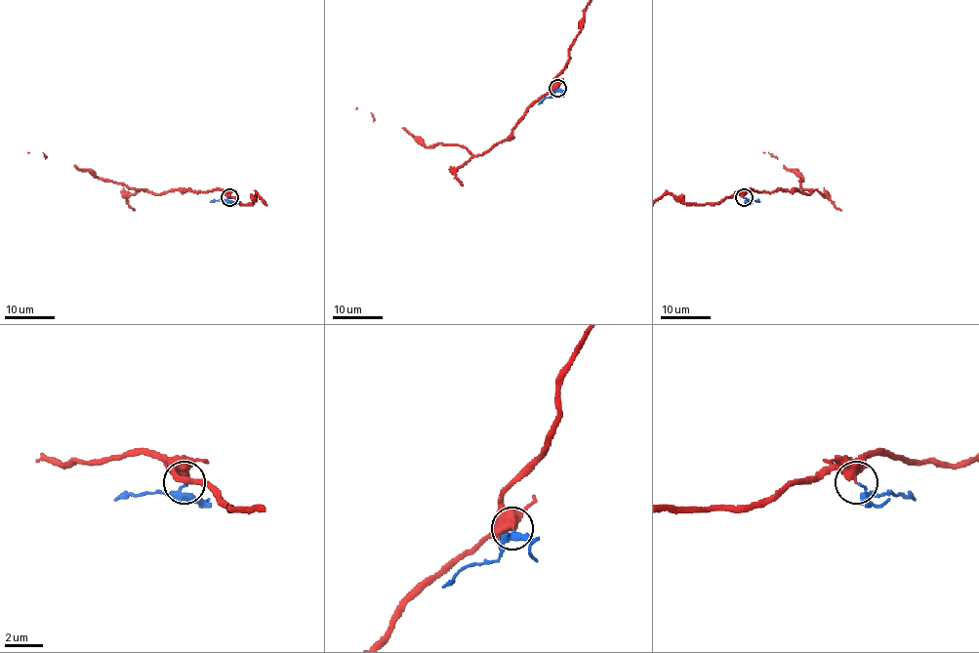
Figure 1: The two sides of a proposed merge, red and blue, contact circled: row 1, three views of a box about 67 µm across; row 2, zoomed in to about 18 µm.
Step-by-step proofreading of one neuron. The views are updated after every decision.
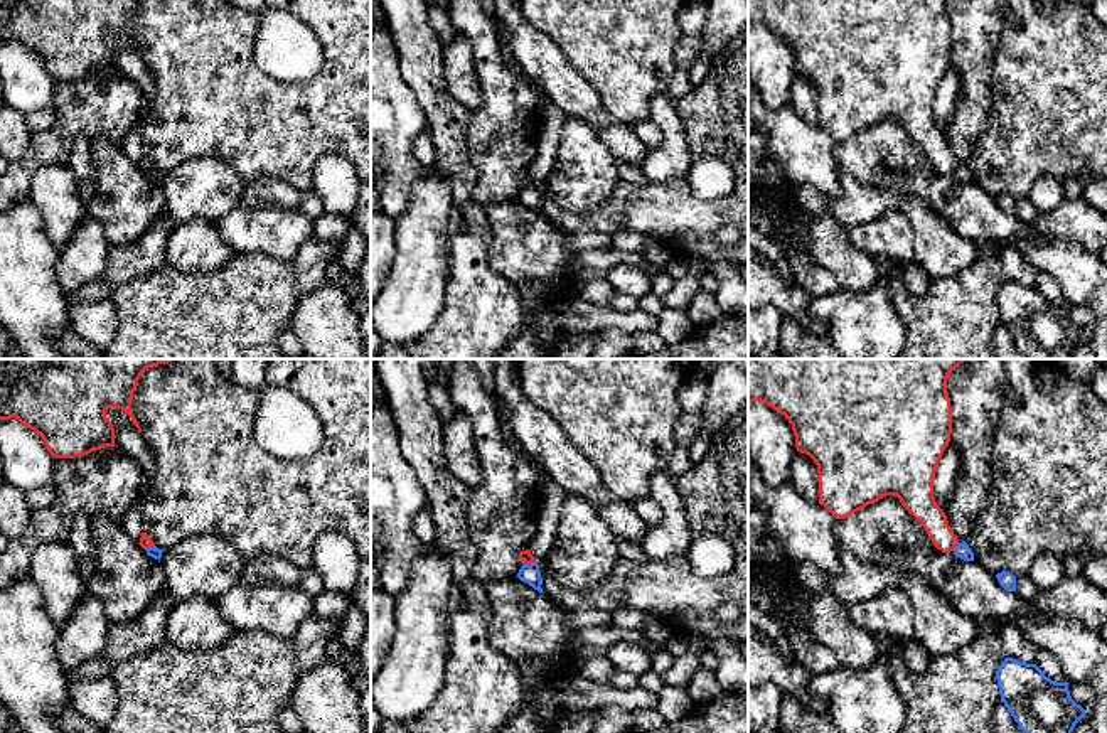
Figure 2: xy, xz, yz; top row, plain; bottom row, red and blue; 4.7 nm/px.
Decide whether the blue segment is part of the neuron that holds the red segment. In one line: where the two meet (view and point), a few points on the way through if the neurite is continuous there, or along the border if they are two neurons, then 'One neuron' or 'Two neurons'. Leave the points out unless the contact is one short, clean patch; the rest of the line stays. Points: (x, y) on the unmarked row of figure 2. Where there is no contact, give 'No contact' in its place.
Touches red at xz (529, 186). Boundary: xz (536, 184), (523, 187). Two neurons

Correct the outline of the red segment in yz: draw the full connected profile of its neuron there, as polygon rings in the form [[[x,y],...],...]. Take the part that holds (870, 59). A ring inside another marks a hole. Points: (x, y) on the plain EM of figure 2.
[[[748,0],[748,27],[753,24],[789,42],[797,74],[817,88],[819,126],[836,142],[896,118],[937,172],[955,172],[959,162],[933,120],[937,88],[952,56],[947,0]]]

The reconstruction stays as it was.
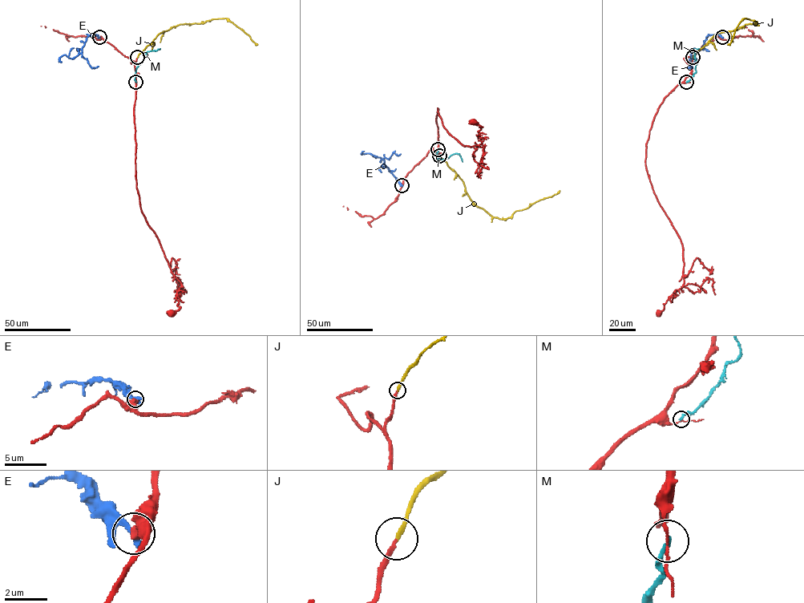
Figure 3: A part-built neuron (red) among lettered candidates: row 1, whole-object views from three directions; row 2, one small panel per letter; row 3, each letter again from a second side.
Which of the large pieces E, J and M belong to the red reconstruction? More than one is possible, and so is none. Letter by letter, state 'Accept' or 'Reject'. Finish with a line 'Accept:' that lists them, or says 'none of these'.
E: Reject
J: Accept
M: Reject
Accept: J

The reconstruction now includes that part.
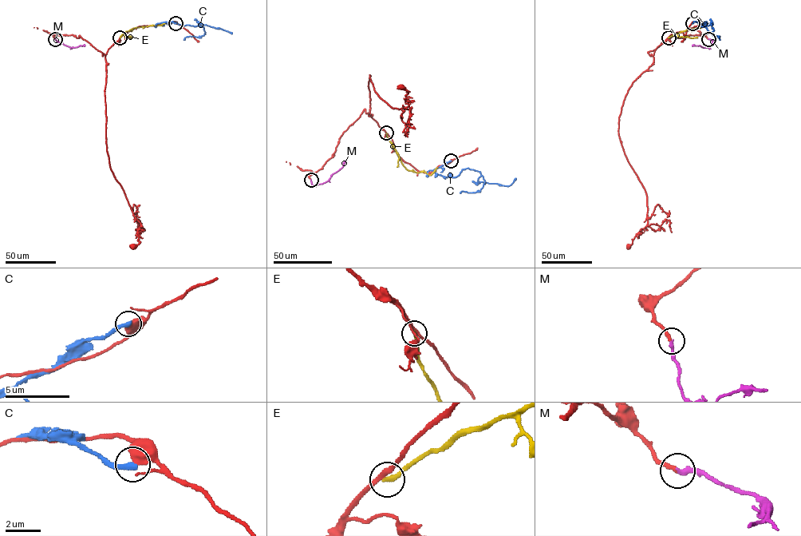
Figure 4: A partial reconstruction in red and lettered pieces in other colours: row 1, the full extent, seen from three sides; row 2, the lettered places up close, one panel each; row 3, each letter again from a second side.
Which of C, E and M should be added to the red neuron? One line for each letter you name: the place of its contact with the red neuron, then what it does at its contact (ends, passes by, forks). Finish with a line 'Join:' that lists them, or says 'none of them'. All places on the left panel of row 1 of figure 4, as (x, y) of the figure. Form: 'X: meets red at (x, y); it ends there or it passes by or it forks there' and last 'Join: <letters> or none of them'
M: meets red at (55, 39); it ends there
Join: M

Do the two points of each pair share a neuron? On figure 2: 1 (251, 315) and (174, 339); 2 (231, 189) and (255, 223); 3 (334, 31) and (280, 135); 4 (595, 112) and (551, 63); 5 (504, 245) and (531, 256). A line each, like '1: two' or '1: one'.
1: one
2: two
3: one
4: one
5: one

